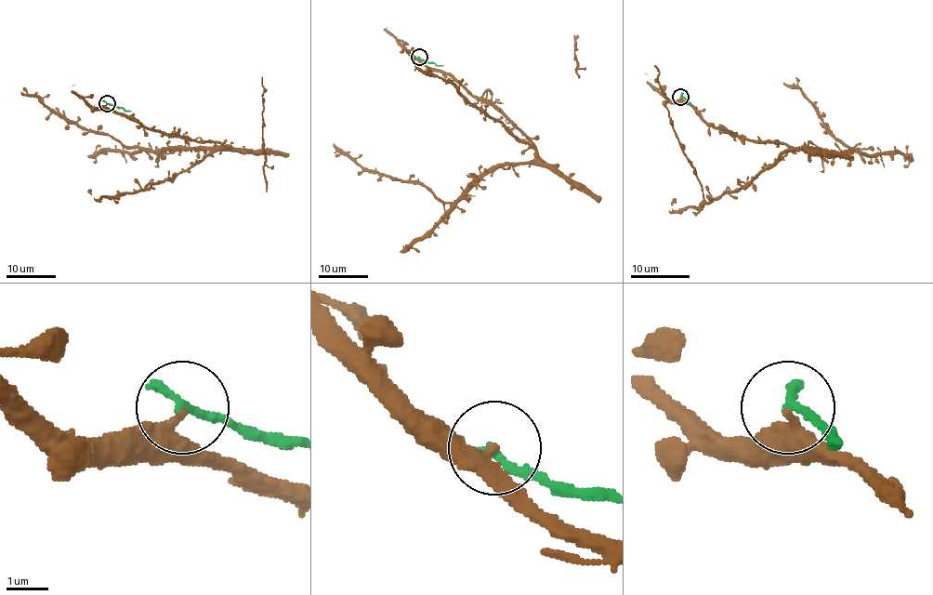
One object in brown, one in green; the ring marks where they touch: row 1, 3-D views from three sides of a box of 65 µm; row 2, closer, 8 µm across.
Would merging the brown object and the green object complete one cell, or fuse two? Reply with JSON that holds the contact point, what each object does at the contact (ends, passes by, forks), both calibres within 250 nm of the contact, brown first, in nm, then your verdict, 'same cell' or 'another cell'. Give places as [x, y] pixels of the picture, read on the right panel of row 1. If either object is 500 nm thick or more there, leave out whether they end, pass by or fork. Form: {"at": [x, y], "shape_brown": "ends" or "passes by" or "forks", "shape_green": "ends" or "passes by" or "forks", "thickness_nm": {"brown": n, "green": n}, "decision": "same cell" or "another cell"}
{"at": [680, 97], "shape_brown": "ends", "shape_green": "ends", "thickness_nm": {"brown": 300, "green": 280}, "decision": "another cell"}

